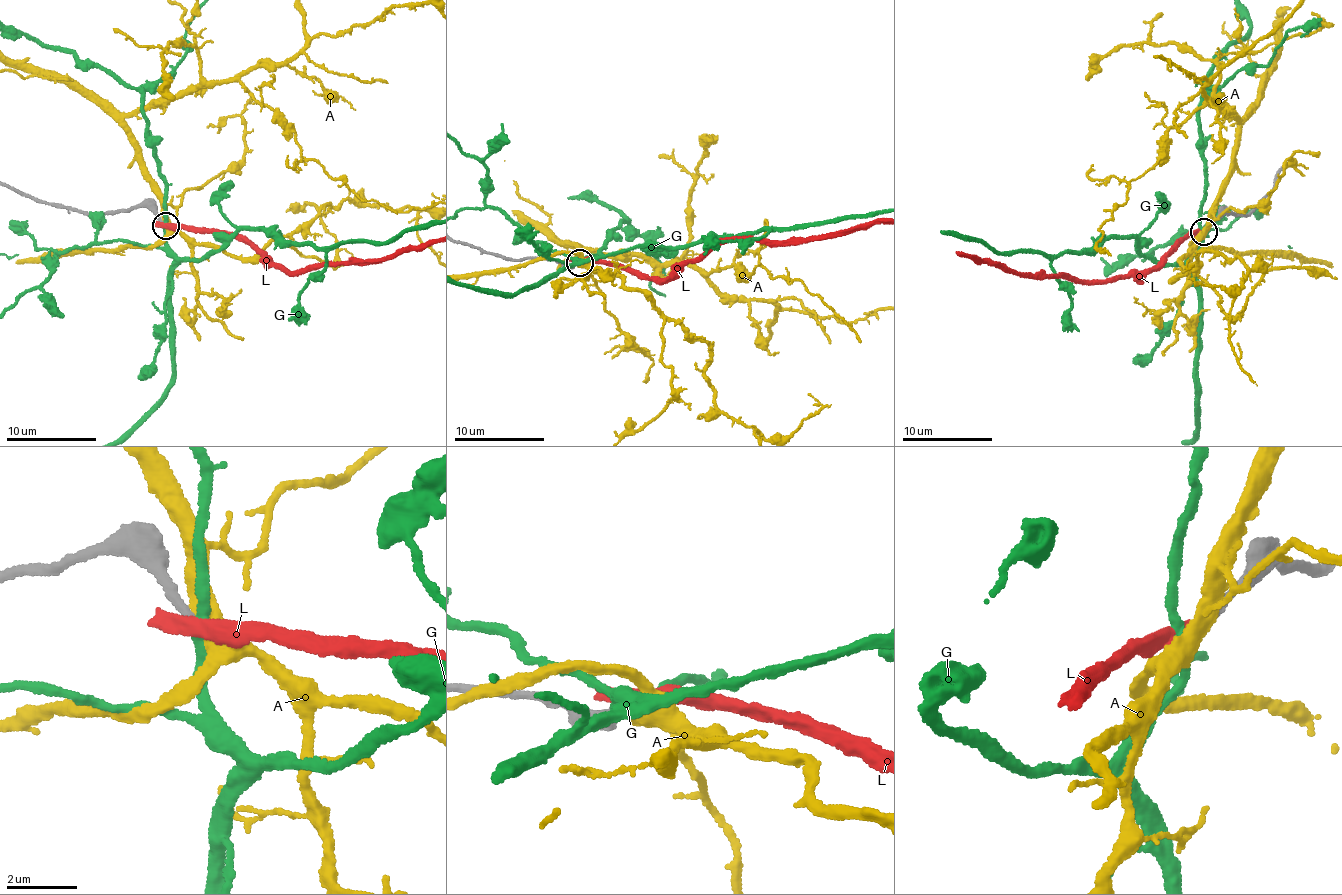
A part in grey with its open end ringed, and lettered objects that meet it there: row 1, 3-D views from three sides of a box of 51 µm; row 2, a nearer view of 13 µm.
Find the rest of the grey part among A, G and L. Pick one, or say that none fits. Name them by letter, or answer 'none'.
none

